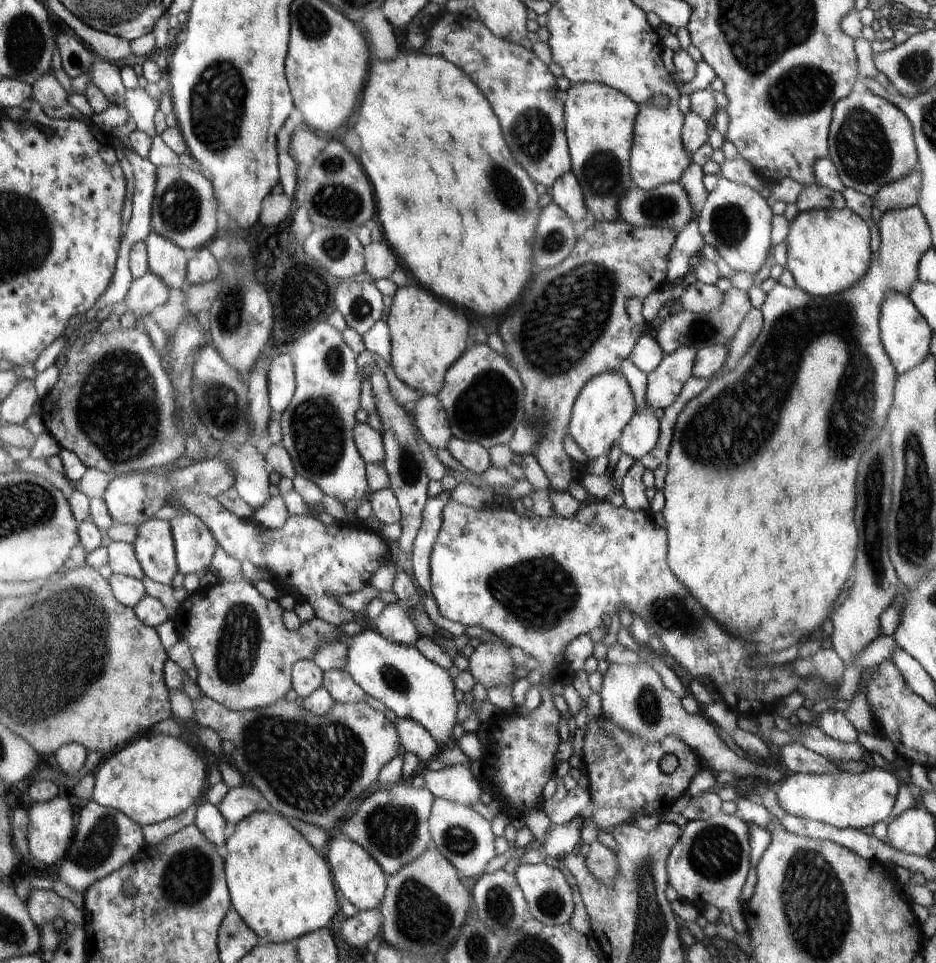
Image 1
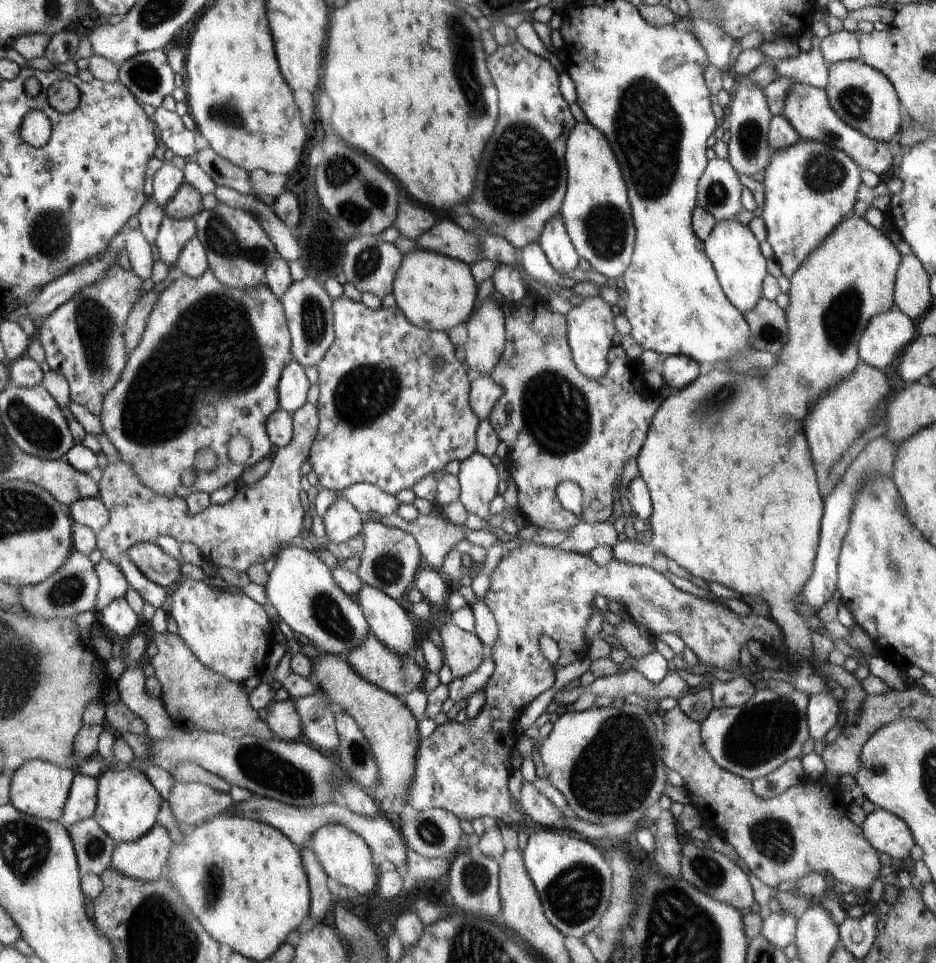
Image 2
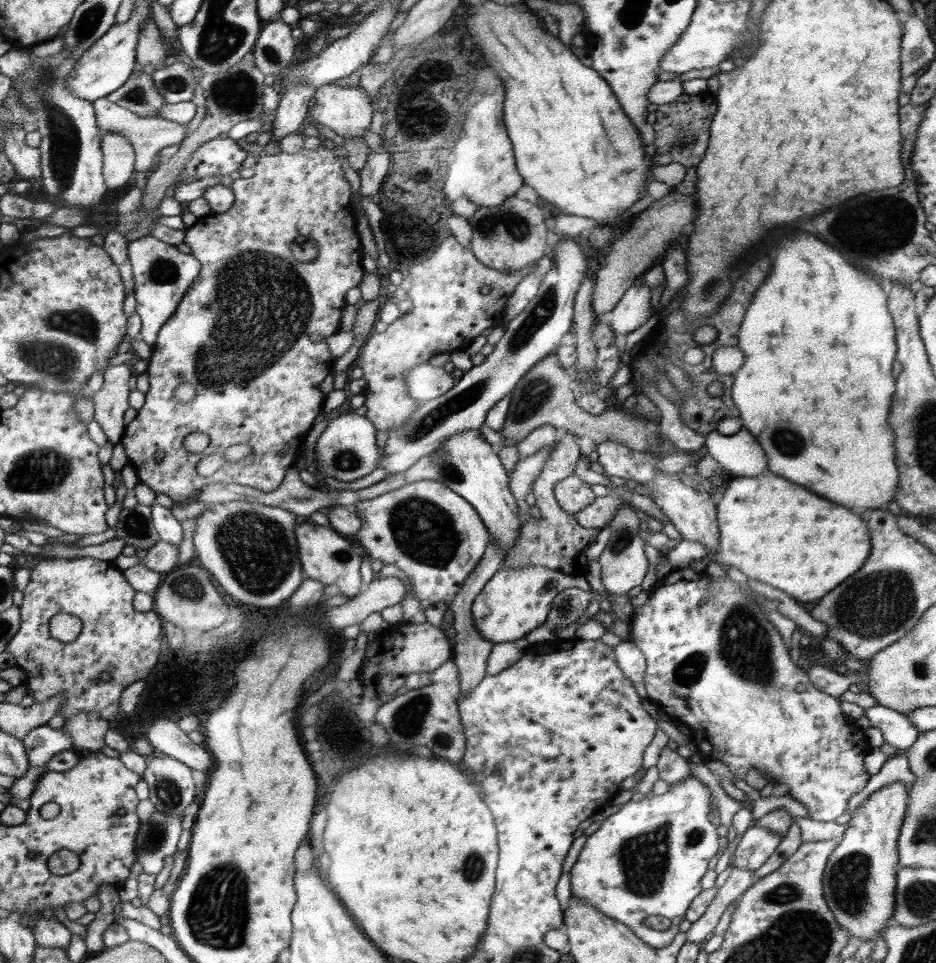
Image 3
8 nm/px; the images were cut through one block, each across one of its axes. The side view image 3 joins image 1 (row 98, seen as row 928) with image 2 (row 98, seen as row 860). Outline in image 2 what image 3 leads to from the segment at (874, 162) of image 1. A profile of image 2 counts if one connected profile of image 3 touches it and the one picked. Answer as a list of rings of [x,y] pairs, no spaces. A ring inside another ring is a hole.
[[[862,59],[838,62],[829,65],[828,70],[828,84],[825,92],[836,116],[848,126],[860,130],[864,136],[868,134],[868,138],[872,140],[878,140],[878,142],[894,140],[902,124],[901,103],[888,78],[865,64]]]

